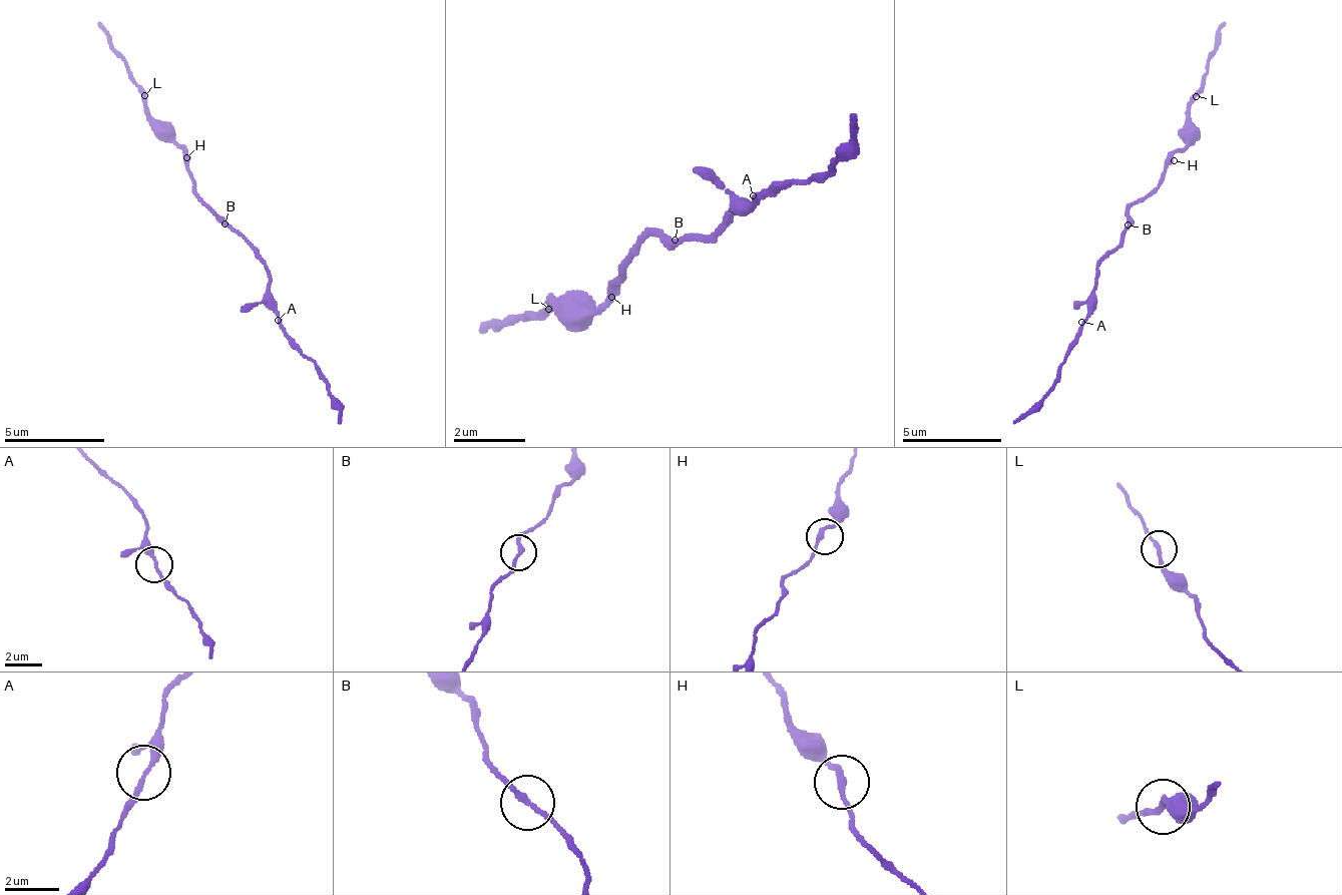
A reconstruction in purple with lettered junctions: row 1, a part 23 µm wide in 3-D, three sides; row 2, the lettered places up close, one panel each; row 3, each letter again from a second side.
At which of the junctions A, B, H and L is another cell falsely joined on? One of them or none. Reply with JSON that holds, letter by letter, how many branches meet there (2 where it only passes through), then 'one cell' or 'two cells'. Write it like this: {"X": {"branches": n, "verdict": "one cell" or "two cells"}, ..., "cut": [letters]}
{"A": {"branches": 2, "verdict": "one cell"}, "B": {"branches": 2, "verdict": "one cell"}, "H": {"branches": 2, "verdict": "one cell"}, "L": {"branches": 2, "verdict": "one cell"}, "cut": []}

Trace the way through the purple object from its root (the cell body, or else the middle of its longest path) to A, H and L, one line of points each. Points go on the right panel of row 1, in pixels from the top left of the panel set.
A: (1127, 226), (1124, 243), (1095, 270), (1094, 310), (1083, 321)
H: (1127, 226), (1130, 208), (1163, 176), (1163, 171), (1174, 160)
L: (1127, 226), (1130, 208), (1163, 176), (1163, 166), (1185, 145), (1190, 101), (1196, 96)

